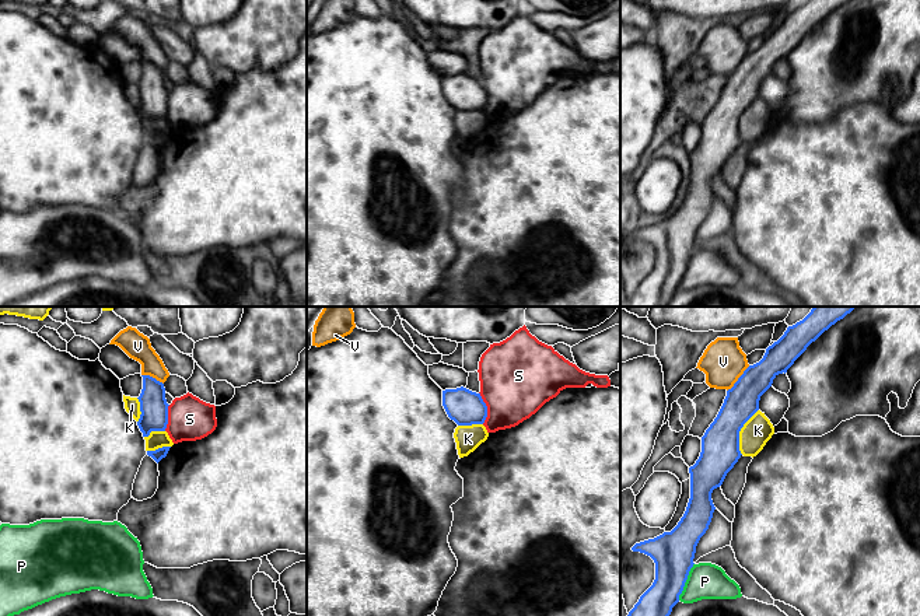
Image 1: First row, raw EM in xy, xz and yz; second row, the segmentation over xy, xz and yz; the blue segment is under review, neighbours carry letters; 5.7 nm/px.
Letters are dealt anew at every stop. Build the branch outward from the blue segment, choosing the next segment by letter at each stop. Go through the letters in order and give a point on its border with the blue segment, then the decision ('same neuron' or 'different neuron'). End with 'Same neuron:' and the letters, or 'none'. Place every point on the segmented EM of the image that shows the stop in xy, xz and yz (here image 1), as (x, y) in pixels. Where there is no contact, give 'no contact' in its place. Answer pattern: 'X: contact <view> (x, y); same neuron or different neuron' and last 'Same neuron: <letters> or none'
K: contact yz (740, 430); different neuron
P: contact yz (685, 581); different neuron
S: contact xz (486, 408); different neuron
V: contact yz (738, 378); different neuron
Same neuron: none

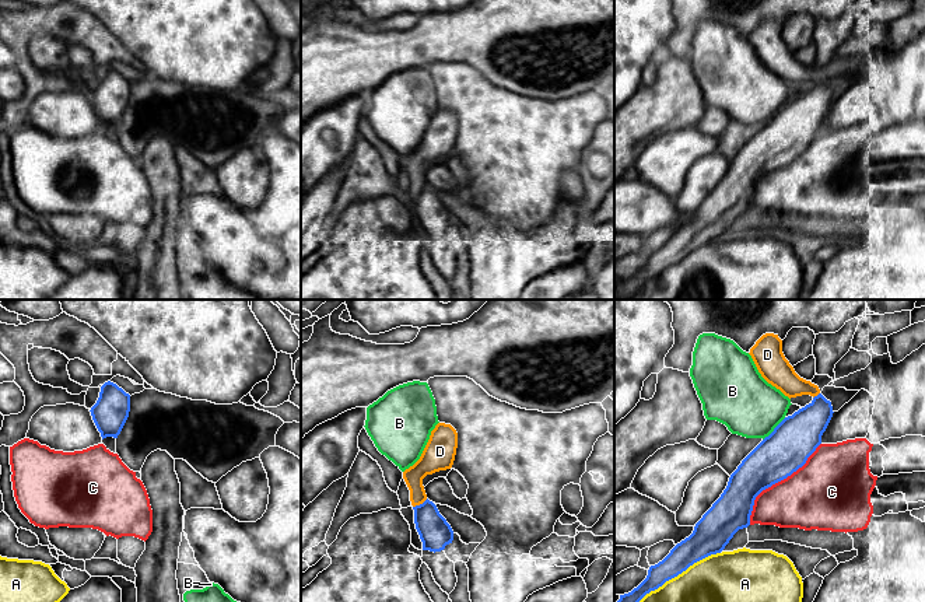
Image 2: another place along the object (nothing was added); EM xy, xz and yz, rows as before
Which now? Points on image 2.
A: contact yz (679, 573); different neuron
B: contact yz (774, 429); different neuron
C: contact yz (777, 482); different neuron
D: contact xz (420, 504); different neuron
Same neuron: none

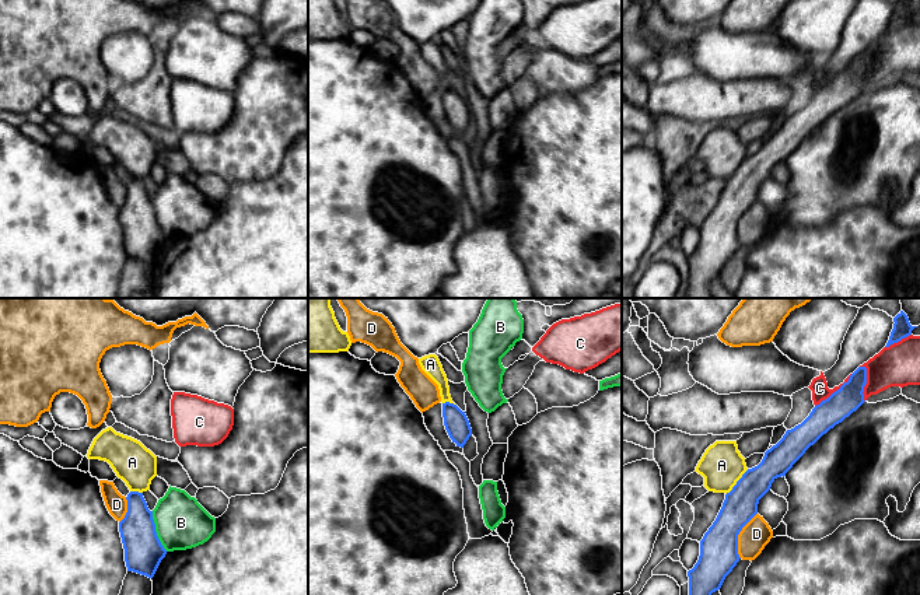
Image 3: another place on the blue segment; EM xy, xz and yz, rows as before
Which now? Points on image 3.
A: contact yz (737, 482); different neuron
B: contact xy (154, 531); different neuron
C: contact yz (833, 392); different neuron
D: contact yz (738, 534); different neuron
Same neuron: none

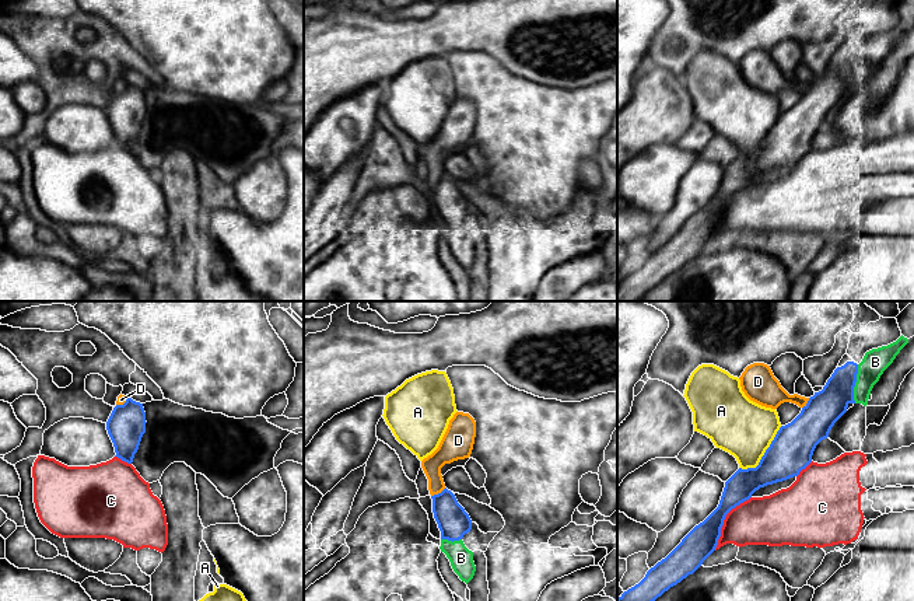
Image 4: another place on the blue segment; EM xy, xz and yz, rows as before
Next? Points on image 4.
A: contact yz (764, 454); different neuron
B: contact yz (854, 384); same neuron
C: contact yz (724, 519); different neuron
D: contact xz (438, 493); different neuron
Same neuron: B

